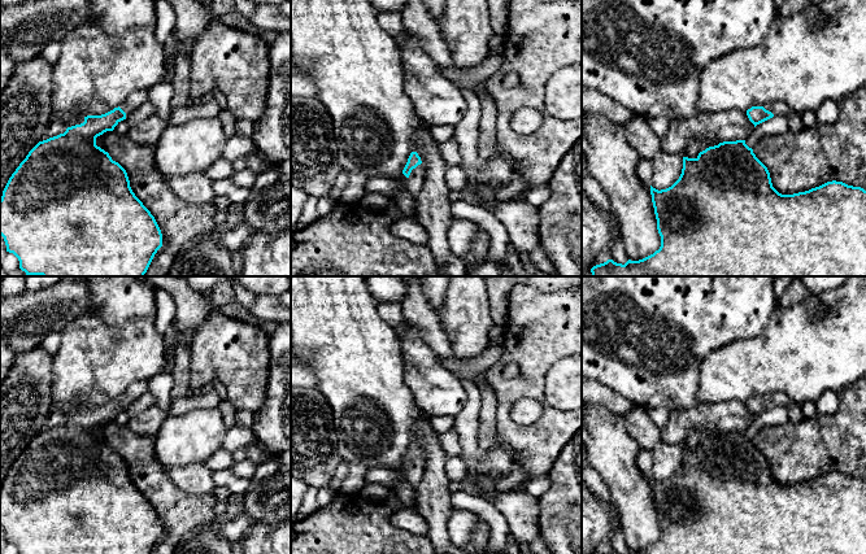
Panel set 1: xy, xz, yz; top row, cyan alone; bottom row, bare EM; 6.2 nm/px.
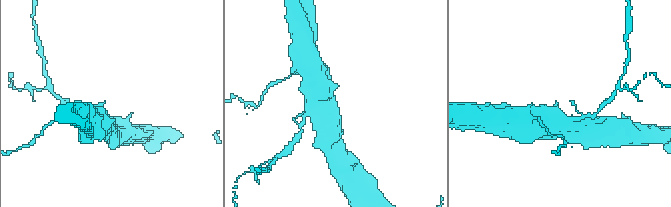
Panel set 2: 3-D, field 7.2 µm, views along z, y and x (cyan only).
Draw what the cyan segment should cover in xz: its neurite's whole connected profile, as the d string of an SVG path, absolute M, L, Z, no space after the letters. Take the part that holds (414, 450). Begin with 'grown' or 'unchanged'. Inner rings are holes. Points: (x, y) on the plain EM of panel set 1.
grown | M417 442L410 444L402 464L408 468L406 479L409 480L409 483L417 485L417 483L423 476L425 468L425 457L422 455L421 448Z

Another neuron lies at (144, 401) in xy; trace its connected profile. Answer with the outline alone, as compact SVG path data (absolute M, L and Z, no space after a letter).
M148 391L143 393L142 396L139 396L132 402L130 402L129 405L126 405L126 411L130 418L135 416L140 414L142 411L147 410L148 407L151 407L152 405L155 405L155 401L156 400L153 394Z

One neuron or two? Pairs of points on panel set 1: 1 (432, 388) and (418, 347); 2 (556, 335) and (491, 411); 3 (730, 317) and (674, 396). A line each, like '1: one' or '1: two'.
1: one
2: two
3: one

